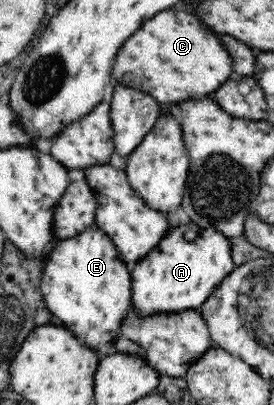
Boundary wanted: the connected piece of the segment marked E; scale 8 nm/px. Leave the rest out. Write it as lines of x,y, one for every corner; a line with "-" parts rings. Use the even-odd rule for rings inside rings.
93,225
83,233
57,243
41,277
41,293
47,309
65,325
85,347
97,351
101,345
113,345
121,336
121,325
132,307
132,279
130,266
119,256
115,244
101,228

